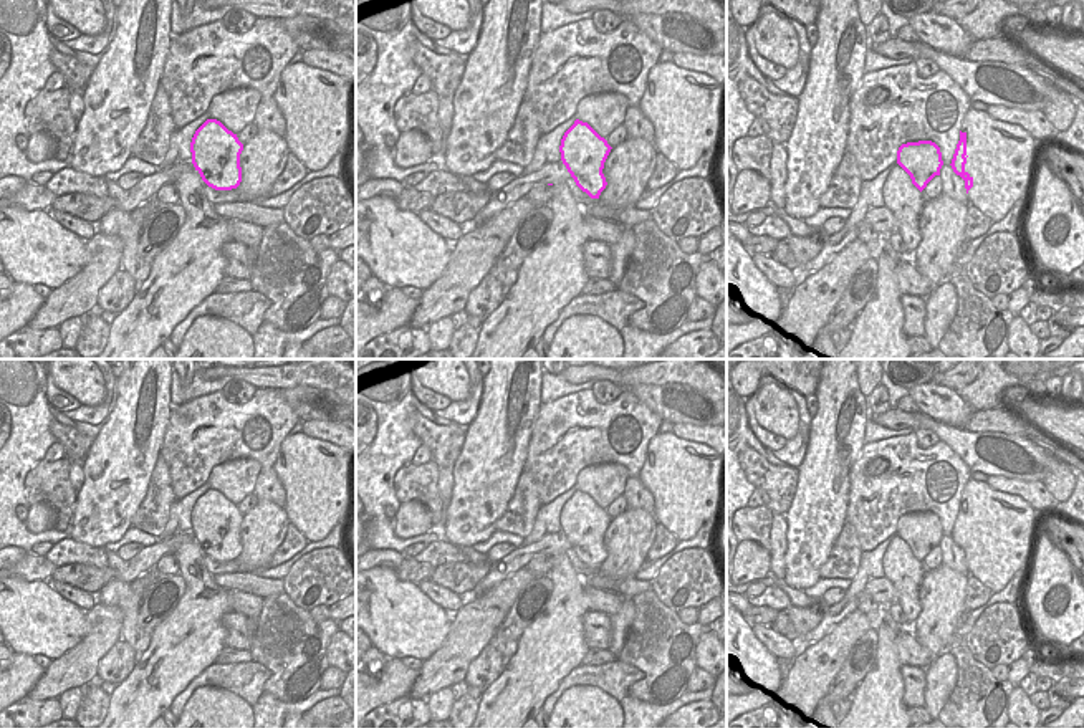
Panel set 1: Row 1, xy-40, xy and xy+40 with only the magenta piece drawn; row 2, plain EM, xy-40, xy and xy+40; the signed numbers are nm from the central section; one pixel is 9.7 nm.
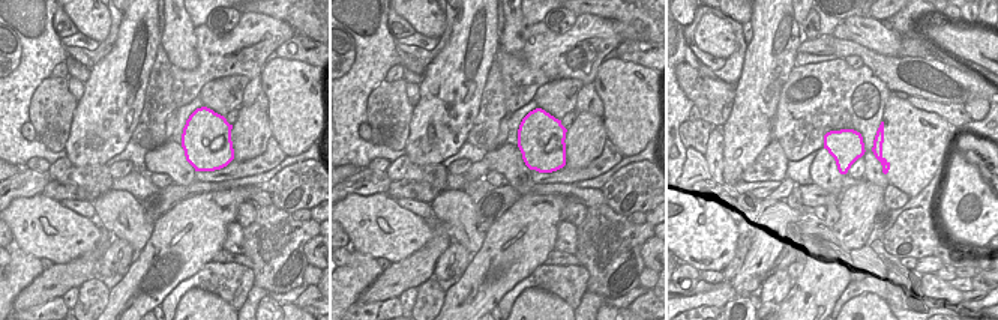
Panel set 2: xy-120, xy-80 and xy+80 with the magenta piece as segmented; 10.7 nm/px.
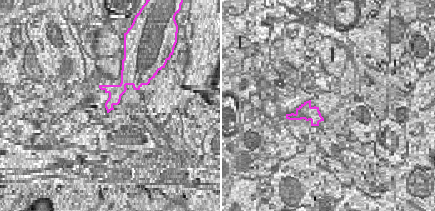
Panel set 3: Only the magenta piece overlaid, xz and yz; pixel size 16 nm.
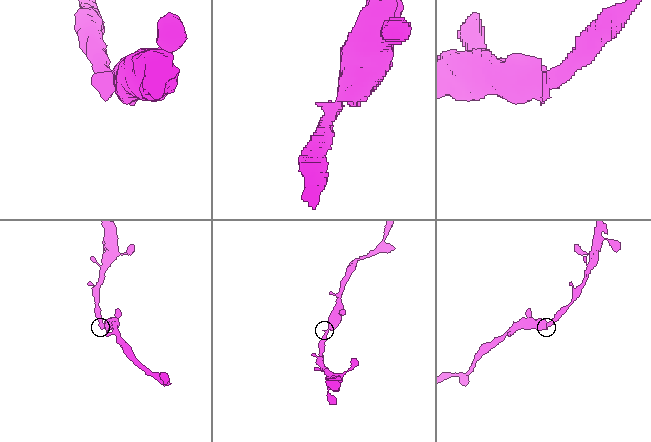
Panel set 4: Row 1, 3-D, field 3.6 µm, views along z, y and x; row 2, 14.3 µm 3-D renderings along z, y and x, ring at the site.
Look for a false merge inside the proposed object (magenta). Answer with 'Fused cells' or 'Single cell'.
Single cell.

